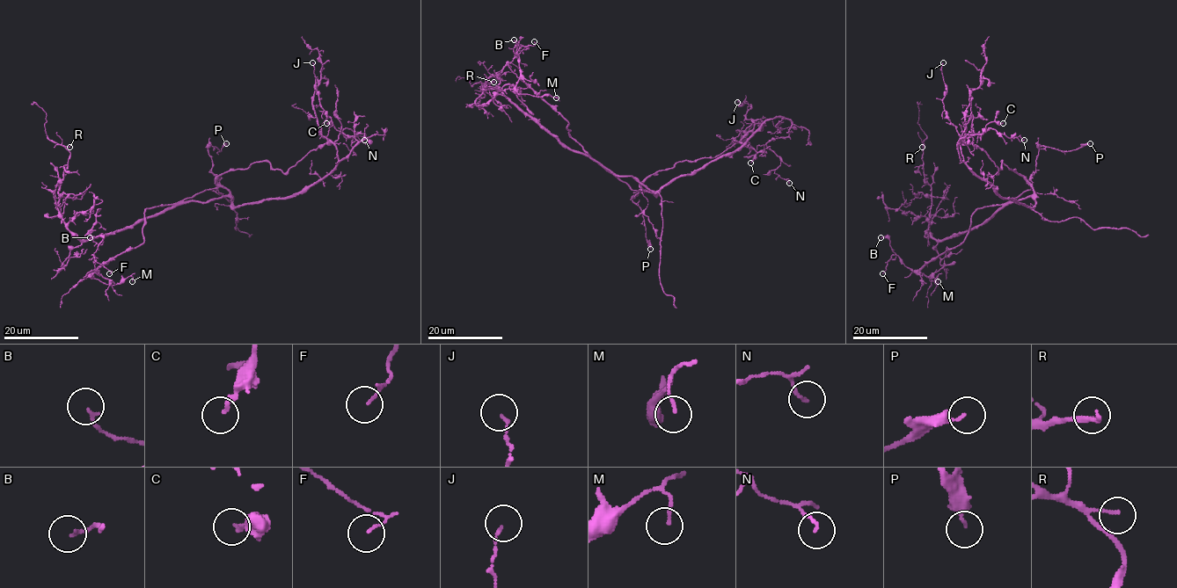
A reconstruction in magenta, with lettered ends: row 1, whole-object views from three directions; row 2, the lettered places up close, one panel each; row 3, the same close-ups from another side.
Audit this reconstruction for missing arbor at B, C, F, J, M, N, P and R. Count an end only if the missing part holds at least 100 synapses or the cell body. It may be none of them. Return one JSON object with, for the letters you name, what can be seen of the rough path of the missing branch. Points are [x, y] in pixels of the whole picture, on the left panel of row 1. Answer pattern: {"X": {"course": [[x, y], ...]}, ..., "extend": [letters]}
{"extend": []}

